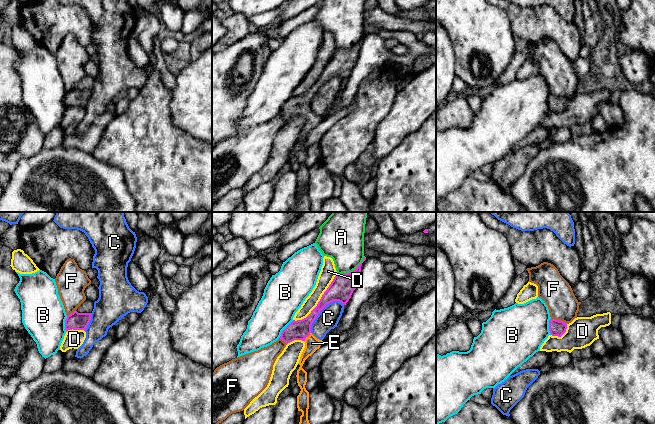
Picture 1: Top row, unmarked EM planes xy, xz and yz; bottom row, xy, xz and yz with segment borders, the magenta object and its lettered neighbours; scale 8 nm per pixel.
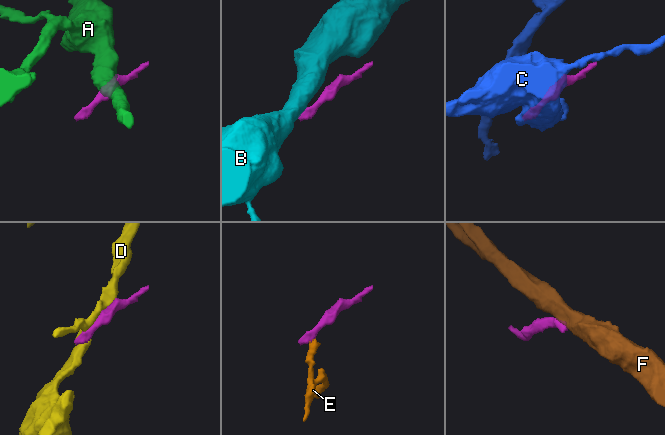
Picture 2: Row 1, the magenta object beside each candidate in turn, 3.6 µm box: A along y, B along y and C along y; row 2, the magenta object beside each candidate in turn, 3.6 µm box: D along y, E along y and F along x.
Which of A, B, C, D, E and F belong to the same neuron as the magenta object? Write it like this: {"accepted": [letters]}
{"accepted": ["E"]}

